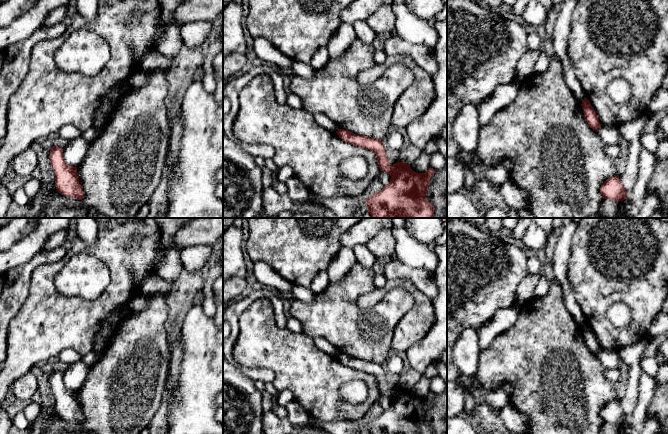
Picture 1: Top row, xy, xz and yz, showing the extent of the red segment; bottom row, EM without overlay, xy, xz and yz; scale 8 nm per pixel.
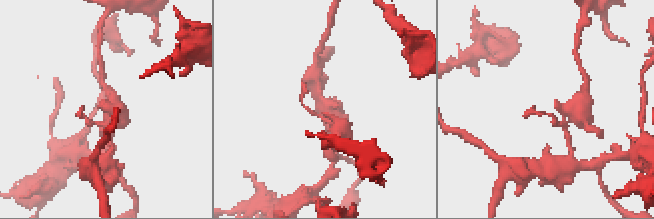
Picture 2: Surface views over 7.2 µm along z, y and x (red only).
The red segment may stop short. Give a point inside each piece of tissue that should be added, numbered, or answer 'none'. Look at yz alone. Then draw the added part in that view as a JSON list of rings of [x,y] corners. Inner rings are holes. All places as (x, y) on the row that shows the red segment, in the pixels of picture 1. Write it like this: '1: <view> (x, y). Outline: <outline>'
none

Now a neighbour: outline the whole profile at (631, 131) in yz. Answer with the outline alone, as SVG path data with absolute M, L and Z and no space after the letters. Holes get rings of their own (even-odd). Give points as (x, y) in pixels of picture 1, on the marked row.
M639 117L619 126L619 133L629 143L625 170L618 175L621 184L629 191L637 181L639 159L642 150L640 137L646 125L646 117Z

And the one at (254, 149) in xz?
M237 141L237 145L255 158L261 156L265 159L272 159L275 154L274 148L267 144L244 143Z

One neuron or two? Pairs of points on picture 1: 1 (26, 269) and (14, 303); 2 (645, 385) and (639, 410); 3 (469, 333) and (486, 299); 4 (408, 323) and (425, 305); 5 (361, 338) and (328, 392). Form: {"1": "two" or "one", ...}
{"1": "one", "2": "one", "3": "two", "4": "one", "5": "two"}

